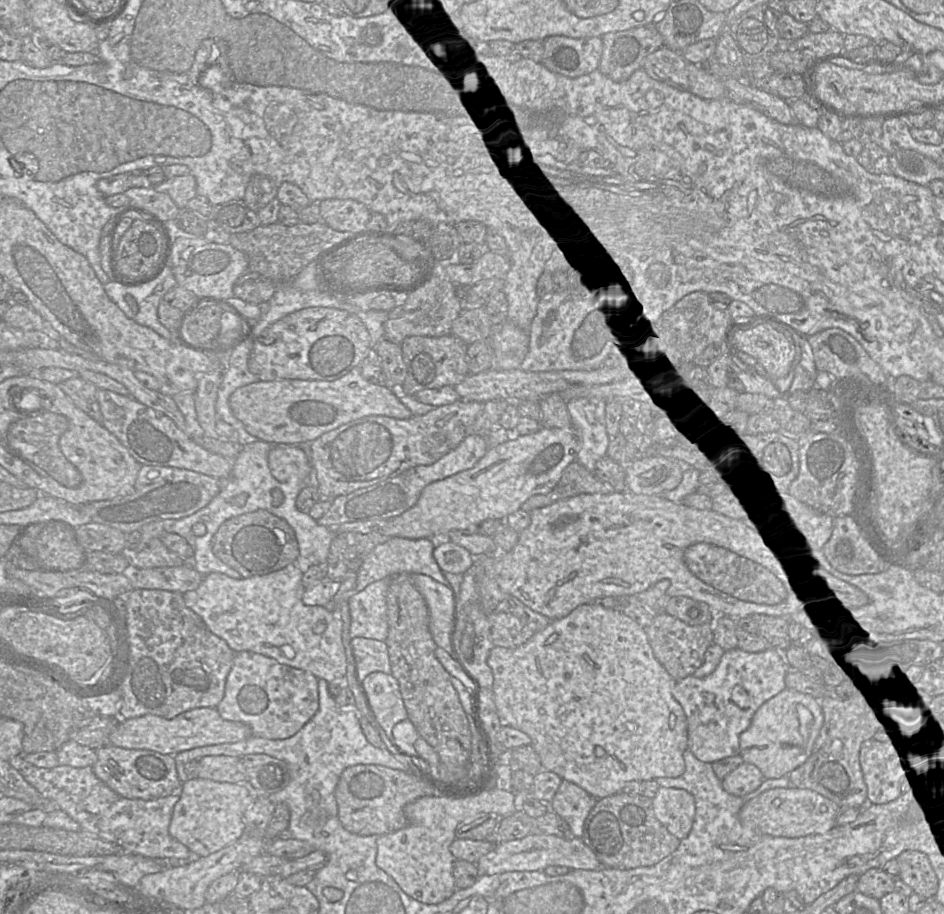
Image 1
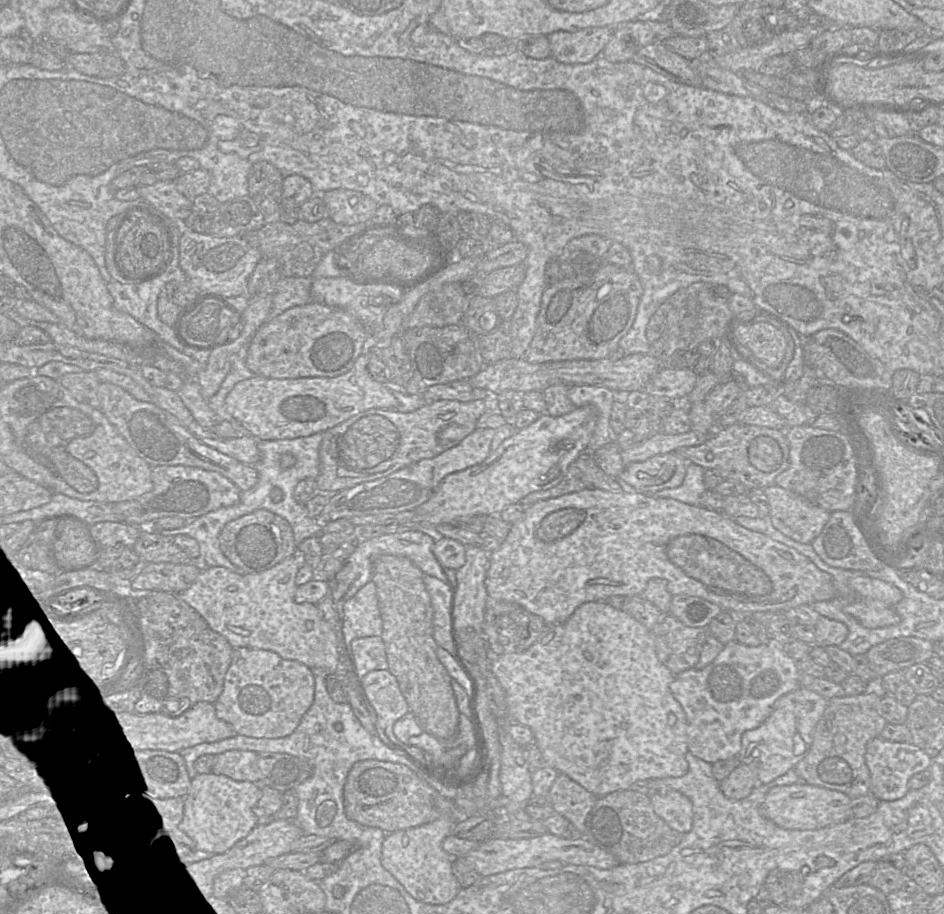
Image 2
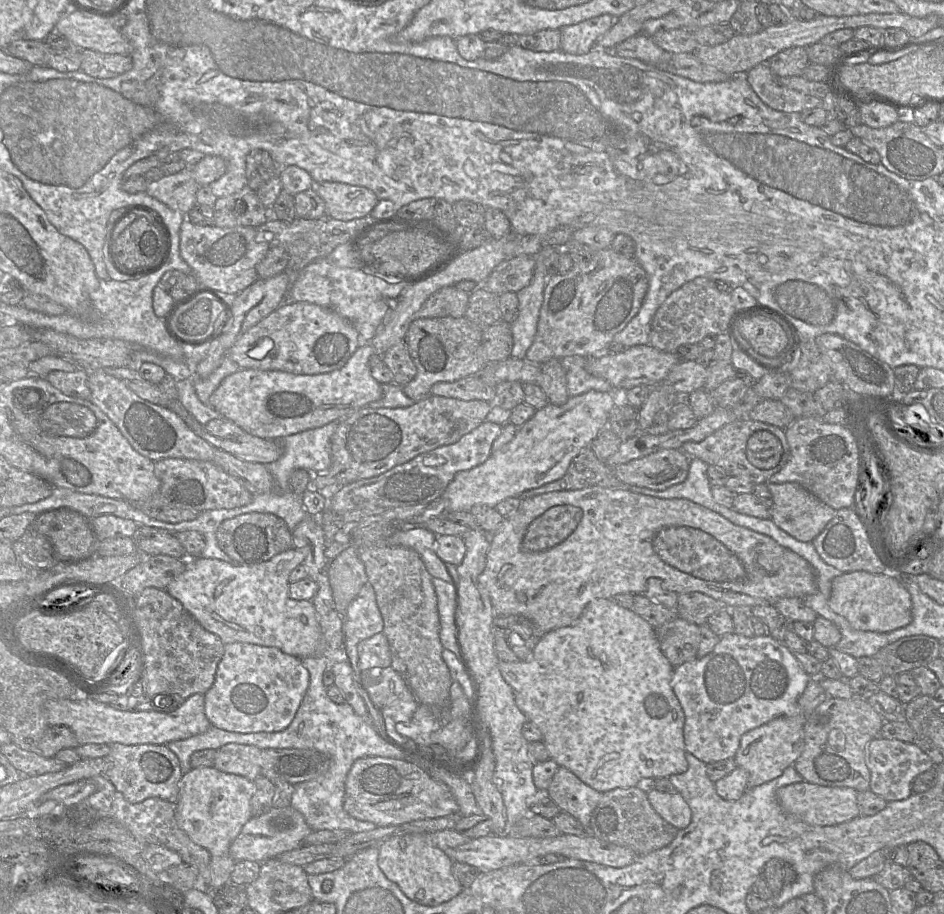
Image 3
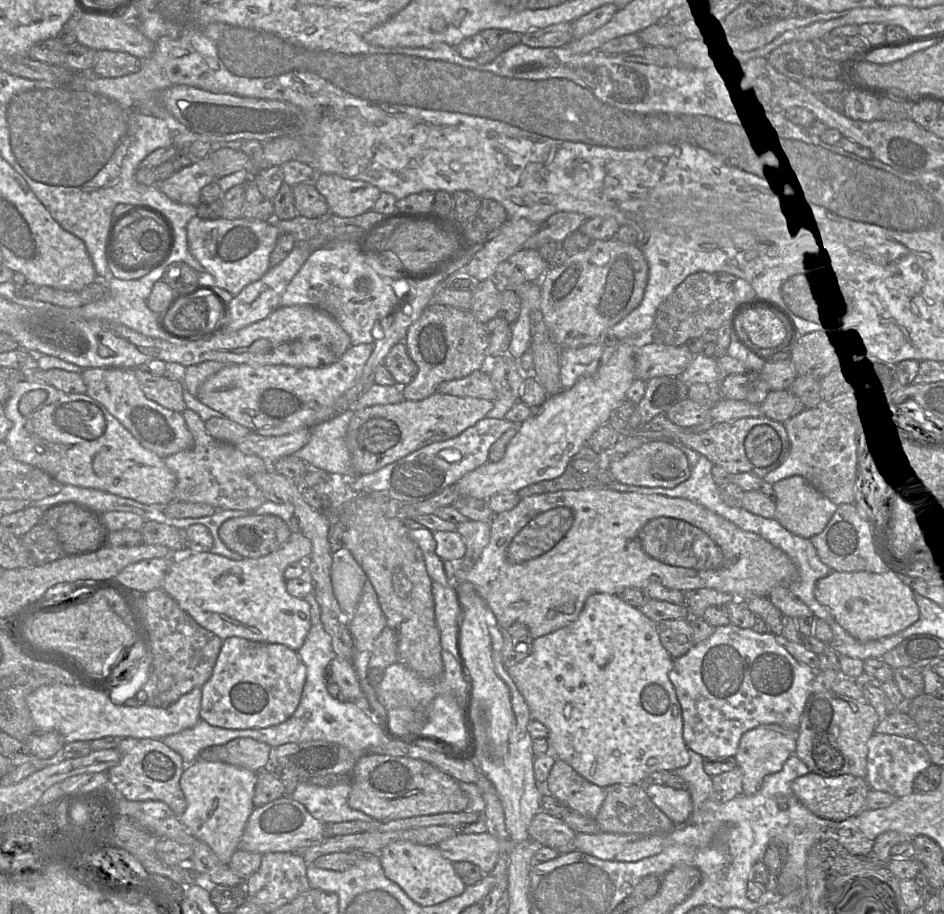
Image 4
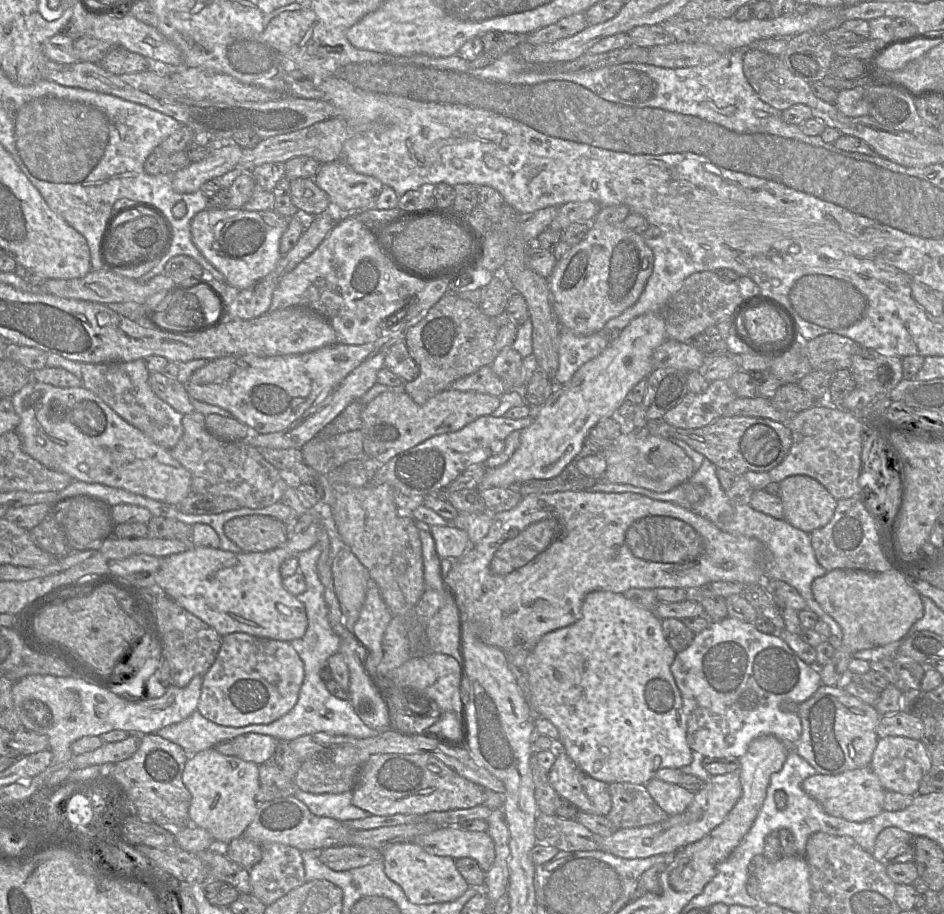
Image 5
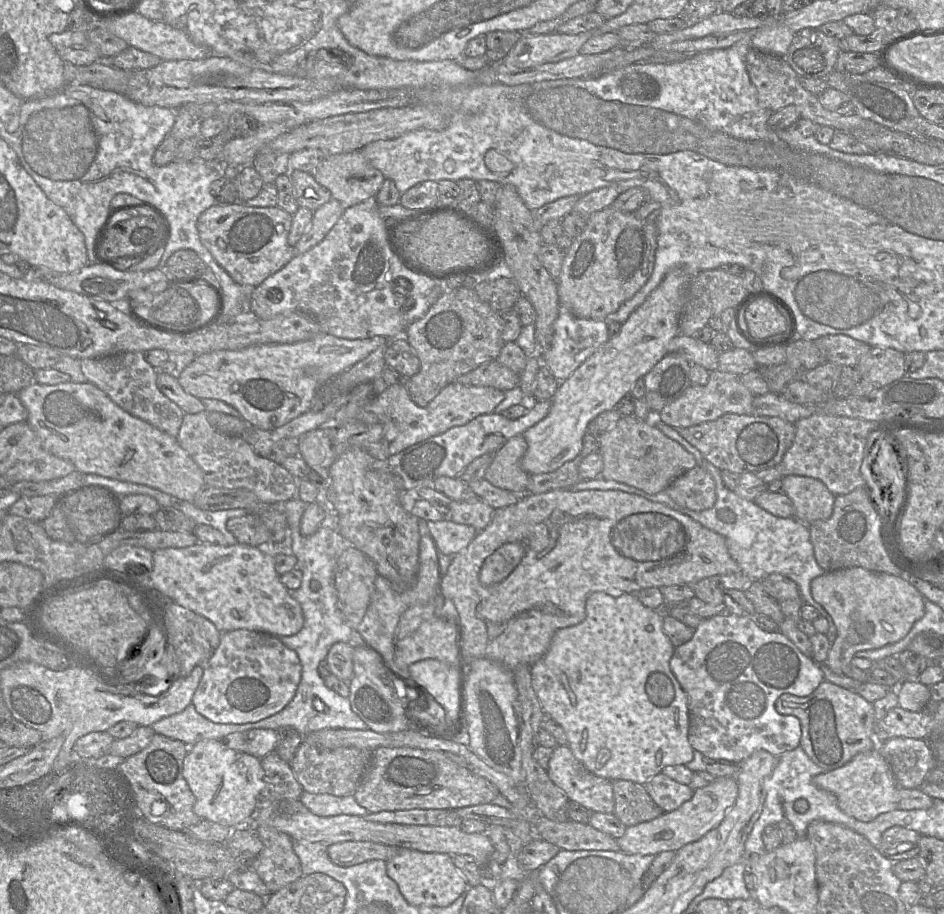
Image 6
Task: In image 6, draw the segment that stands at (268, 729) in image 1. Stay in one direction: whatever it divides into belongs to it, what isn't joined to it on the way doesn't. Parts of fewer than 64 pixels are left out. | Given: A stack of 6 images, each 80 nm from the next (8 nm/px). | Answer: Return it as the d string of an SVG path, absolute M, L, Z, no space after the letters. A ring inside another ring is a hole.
M236 629L221 633L221 639L218 647L216 648L210 659L206 662L206 664L203 665L203 675L192 698L192 703L196 710L207 719L216 723L246 724L251 722L258 722L284 709L293 699L299 682L301 680L302 666L297 653L294 650L285 646L280 641L279 637L268 633L248 629Z

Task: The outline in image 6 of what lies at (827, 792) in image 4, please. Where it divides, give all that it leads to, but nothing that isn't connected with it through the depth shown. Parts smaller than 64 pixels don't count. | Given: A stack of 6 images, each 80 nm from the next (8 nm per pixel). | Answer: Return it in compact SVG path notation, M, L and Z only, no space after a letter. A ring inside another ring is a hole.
M878 749L856 755L844 766L813 777L817 787L833 793L839 809L859 821L868 822L877 816L898 809L898 791L893 772Z

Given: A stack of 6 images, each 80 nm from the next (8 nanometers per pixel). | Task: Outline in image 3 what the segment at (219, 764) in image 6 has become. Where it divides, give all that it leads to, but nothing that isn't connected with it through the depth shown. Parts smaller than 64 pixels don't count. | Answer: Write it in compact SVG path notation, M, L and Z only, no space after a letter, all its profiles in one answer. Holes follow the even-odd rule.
M214 766L192 768L180 780L176 822L193 842L206 848L212 856L205 880L205 888L210 892L230 882L236 861L230 856L229 849L252 817L251 799L254 793L254 781L220 771Z

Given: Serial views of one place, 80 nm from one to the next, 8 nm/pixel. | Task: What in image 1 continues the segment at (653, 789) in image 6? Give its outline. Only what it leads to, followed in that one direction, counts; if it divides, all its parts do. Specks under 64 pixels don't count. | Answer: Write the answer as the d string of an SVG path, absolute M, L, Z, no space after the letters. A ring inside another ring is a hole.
M659 787L651 799L659 822L675 837L684 839L691 831L695 817L695 799L688 791Z

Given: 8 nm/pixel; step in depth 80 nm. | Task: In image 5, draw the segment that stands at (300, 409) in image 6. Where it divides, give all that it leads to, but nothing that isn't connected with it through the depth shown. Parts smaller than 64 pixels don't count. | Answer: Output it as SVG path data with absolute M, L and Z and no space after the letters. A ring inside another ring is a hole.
M335 343L302 354L215 358L195 371L185 386L191 398L229 411L234 418L248 425L253 434L280 432L330 394L374 348L375 343Z

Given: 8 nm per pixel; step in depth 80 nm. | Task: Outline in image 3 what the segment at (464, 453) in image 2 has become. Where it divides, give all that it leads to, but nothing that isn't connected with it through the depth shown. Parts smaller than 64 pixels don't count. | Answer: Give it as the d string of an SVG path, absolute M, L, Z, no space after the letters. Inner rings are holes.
M484 421L454 444L419 454L410 461L397 465L381 475L345 485L328 500L328 508L335 512L374 510L414 506L438 499L442 497L458 472L470 470L484 463L490 457L492 444L502 430L502 425Z

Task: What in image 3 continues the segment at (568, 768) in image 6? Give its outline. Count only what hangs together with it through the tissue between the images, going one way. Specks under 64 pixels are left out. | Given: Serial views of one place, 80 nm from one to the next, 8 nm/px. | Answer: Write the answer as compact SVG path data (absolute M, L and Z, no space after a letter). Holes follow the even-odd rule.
M559 766L544 794L549 796L557 804L561 811L575 817L587 829L588 834L592 812L601 800L603 793L594 790L582 782L569 769Z

